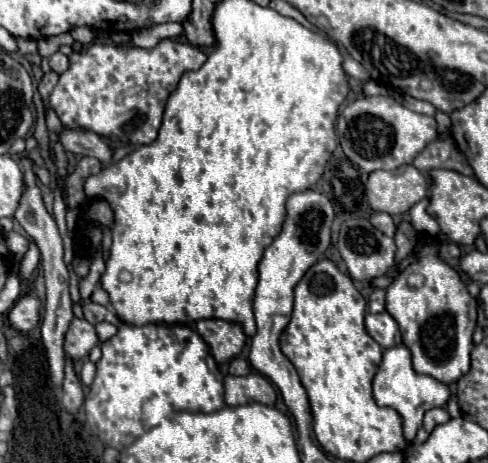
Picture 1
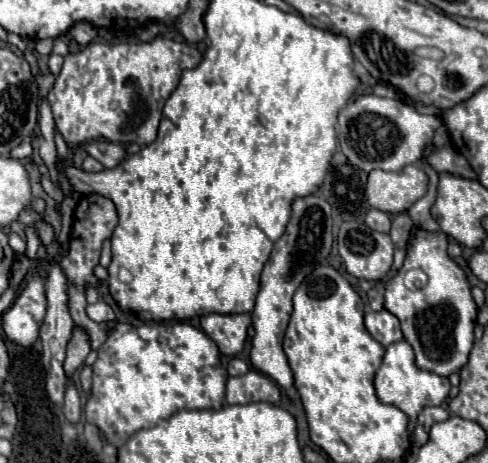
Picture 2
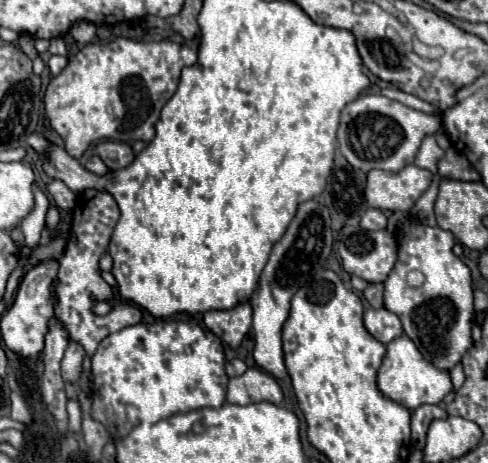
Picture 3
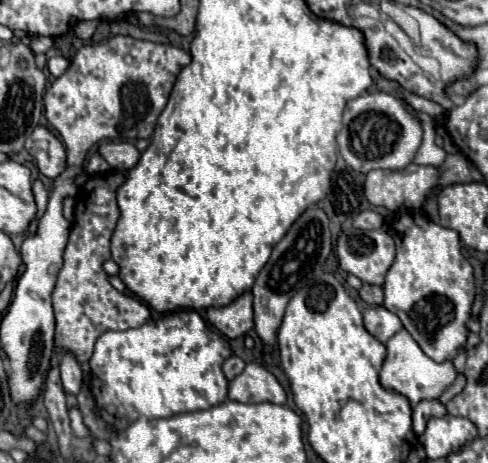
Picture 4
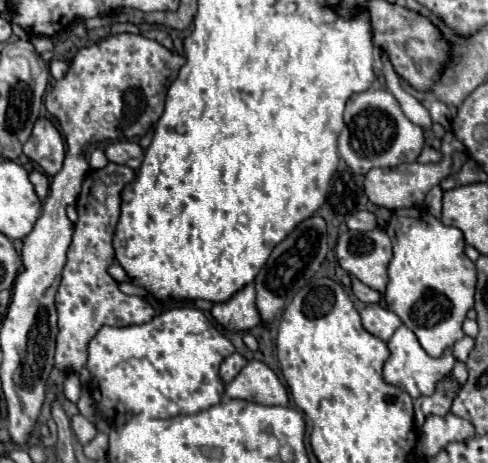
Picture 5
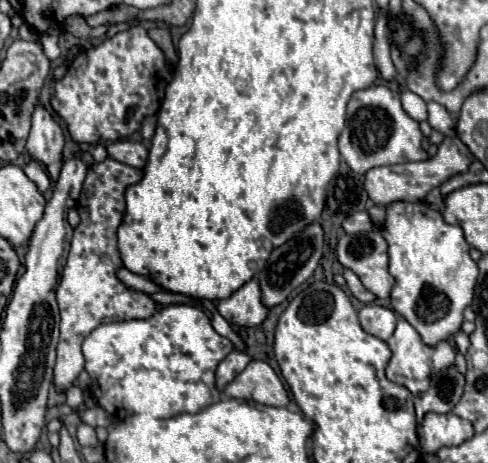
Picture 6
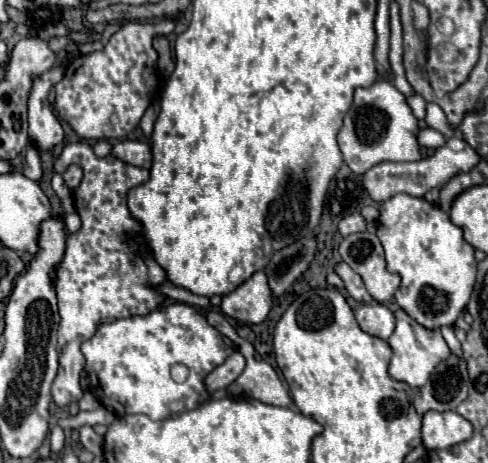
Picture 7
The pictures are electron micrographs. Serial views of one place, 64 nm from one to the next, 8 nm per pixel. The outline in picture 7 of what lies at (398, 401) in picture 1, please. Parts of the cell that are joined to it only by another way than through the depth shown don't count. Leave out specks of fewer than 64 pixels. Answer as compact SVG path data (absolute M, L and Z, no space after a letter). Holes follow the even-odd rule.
M400 308L394 310L394 316L396 316L396 330L388 338L388 344L394 350L394 356L390 360L390 376L394 380L402 380L402 382L410 384L412 388L420 388L428 380L428 376L432 374L432 368L436 368L436 364L440 360L444 360L444 356L448 356L450 348L444 342L440 330L424 328L422 324L418 324L412 316L408 316Z

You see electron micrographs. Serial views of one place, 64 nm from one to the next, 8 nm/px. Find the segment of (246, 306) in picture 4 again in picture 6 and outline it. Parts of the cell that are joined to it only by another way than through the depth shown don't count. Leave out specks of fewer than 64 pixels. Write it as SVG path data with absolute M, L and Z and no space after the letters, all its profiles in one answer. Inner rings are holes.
M258 278L246 282L230 298L220 300L218 312L234 326L258 326L266 320L268 308L262 304L262 290Z

